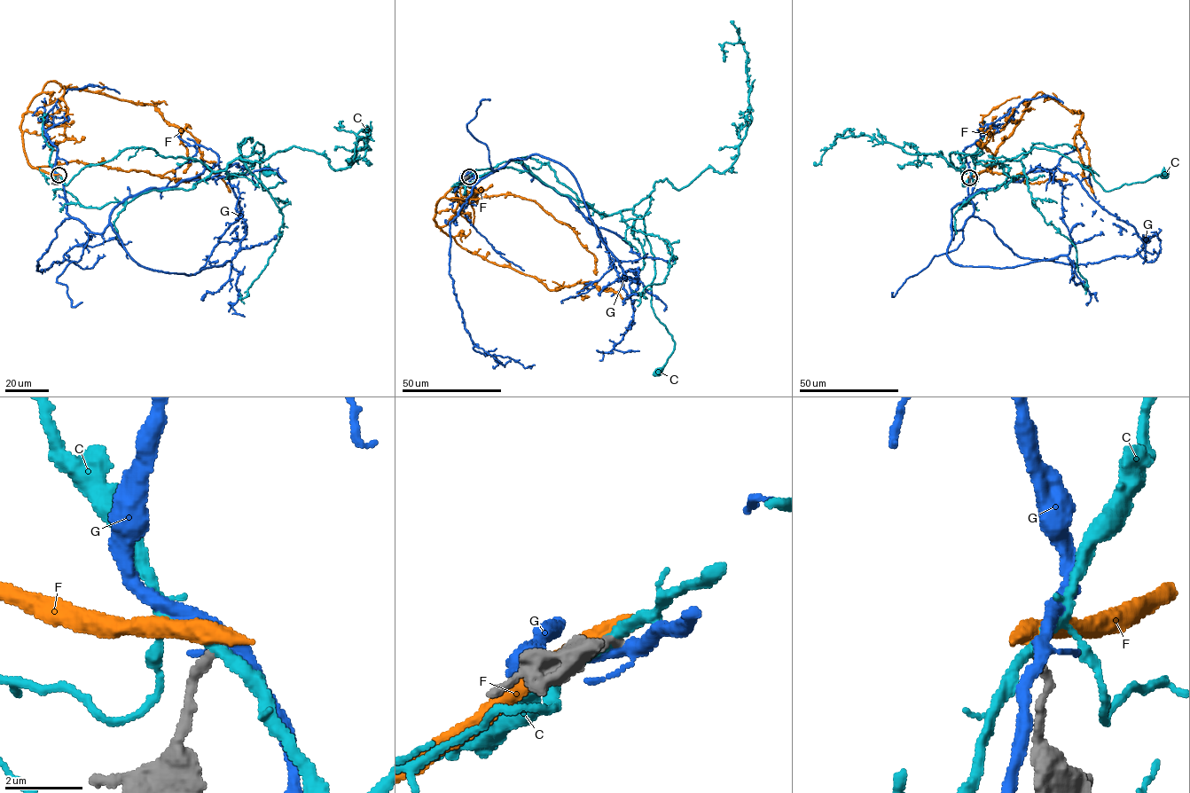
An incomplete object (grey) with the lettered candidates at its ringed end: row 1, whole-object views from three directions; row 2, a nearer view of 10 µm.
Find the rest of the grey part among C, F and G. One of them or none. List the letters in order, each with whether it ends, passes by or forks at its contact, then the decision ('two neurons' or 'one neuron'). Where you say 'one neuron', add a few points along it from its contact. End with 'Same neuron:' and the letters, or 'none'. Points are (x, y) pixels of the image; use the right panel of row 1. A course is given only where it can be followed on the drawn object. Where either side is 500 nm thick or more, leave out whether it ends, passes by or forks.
C: it passes by; two neurons
F: two neurons
G: it forks; two neurons
Same neuron: none

